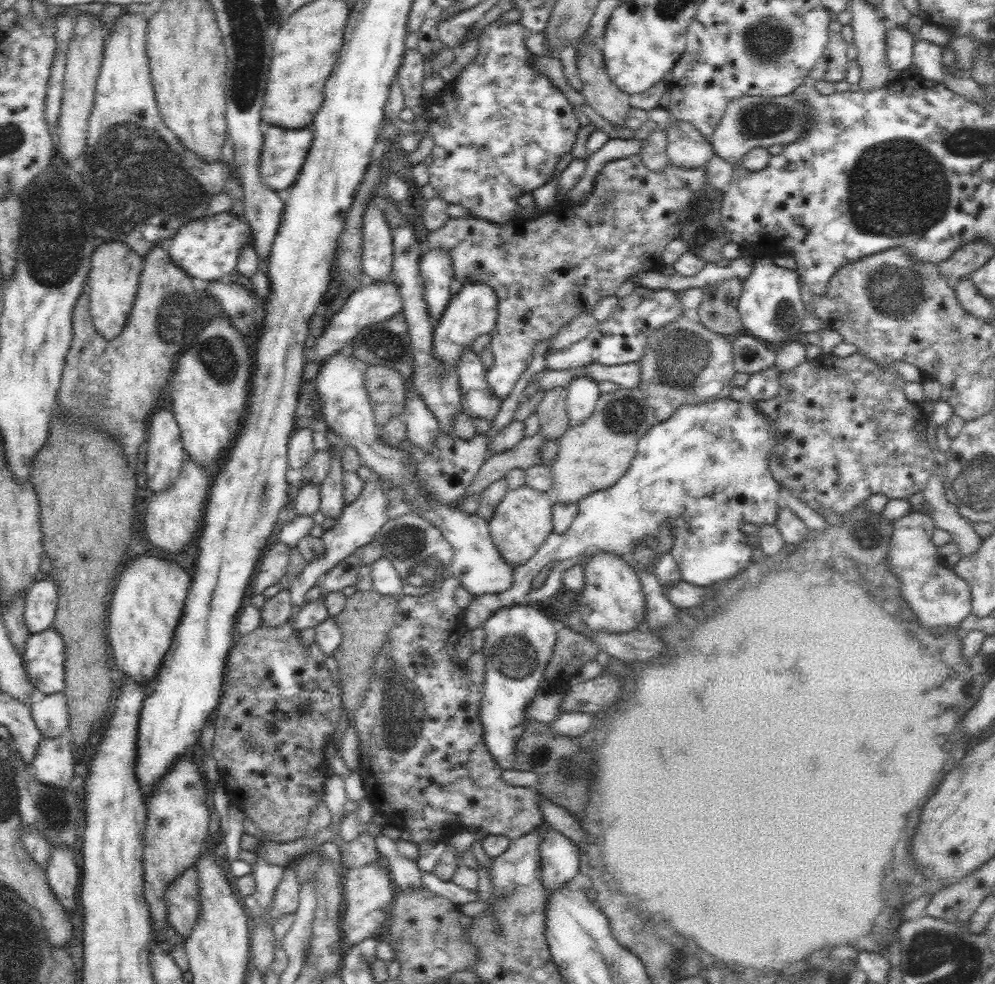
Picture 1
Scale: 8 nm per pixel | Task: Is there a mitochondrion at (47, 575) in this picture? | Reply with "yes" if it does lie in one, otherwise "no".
no

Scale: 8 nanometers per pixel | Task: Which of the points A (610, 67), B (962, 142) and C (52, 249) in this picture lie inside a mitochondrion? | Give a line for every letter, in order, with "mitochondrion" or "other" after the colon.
A: other
B: mitochondrion
C: mitochondrion

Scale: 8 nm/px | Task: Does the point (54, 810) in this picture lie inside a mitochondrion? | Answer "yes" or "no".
yes

